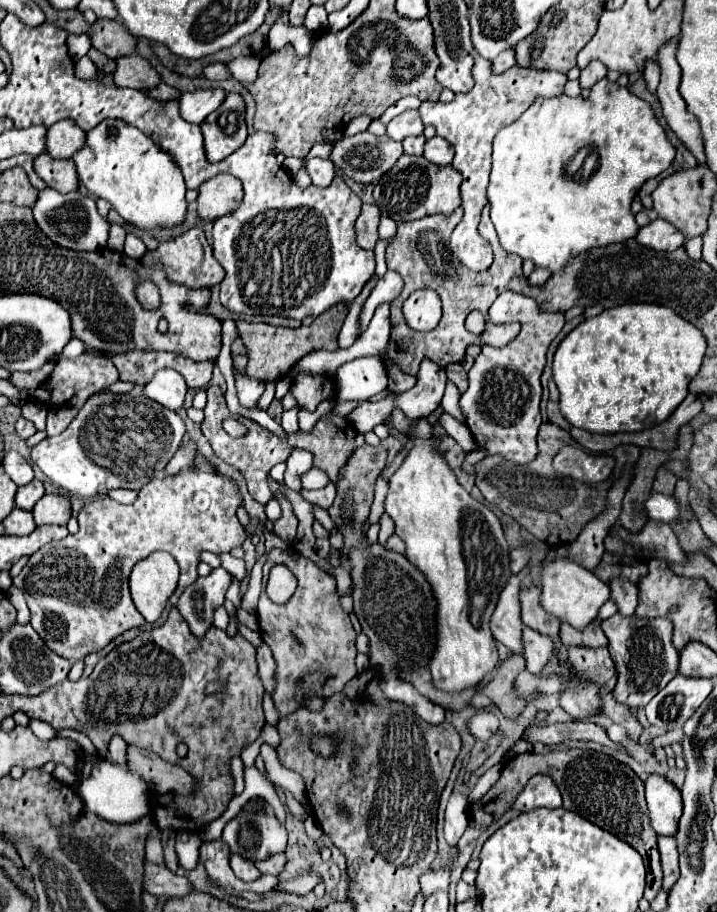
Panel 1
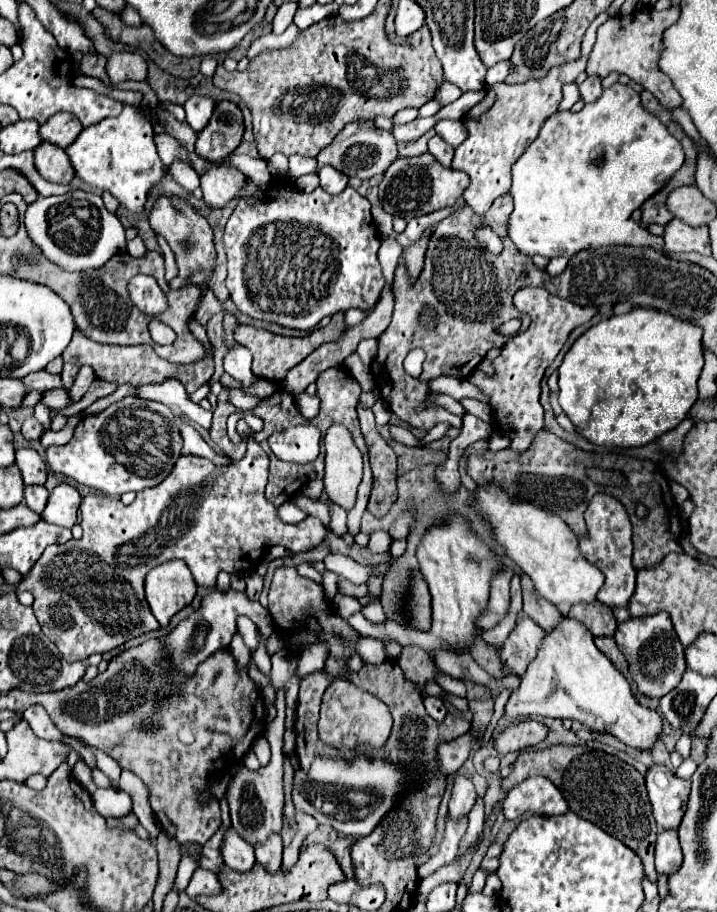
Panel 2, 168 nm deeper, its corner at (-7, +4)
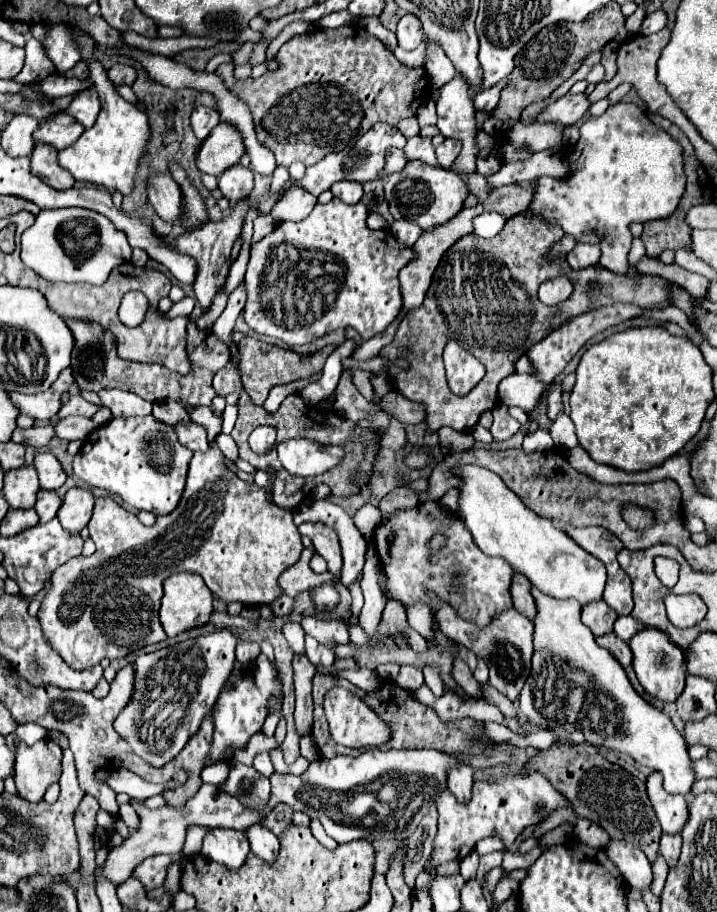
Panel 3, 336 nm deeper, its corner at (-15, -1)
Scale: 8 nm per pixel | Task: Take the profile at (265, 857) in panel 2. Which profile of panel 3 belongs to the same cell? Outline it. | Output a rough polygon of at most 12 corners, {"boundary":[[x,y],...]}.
{"boundary":[[268,828],[246,830],[250,850],[268,864],[276,862],[280,840]]}

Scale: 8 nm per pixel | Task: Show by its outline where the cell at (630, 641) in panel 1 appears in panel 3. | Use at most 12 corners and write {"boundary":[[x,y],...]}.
{"boundary":[[646,626],[628,640],[644,690],[674,702],[688,676],[684,650]]}

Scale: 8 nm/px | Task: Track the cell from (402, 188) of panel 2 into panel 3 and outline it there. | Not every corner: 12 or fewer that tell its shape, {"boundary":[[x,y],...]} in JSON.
{"boundary":[[410,160],[386,176],[394,220],[428,230],[462,210],[454,170]]}

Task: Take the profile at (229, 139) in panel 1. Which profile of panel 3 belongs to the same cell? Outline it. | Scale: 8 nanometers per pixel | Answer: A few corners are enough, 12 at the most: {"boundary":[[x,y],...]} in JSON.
{"boundary":[[220,122],[202,142],[196,166],[220,176],[238,164],[244,140]]}

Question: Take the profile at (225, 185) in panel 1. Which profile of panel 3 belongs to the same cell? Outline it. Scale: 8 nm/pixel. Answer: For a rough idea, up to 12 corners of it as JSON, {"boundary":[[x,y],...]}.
{"boundary":[[236,164],[222,172],[218,188],[230,204],[250,196],[254,176]]}

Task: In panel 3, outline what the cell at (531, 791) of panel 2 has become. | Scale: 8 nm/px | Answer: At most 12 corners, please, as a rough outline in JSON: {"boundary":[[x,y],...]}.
{"boundary":[[540,772],[474,782],[472,802],[436,800],[430,866],[460,862],[498,832],[526,826],[568,804]]}

